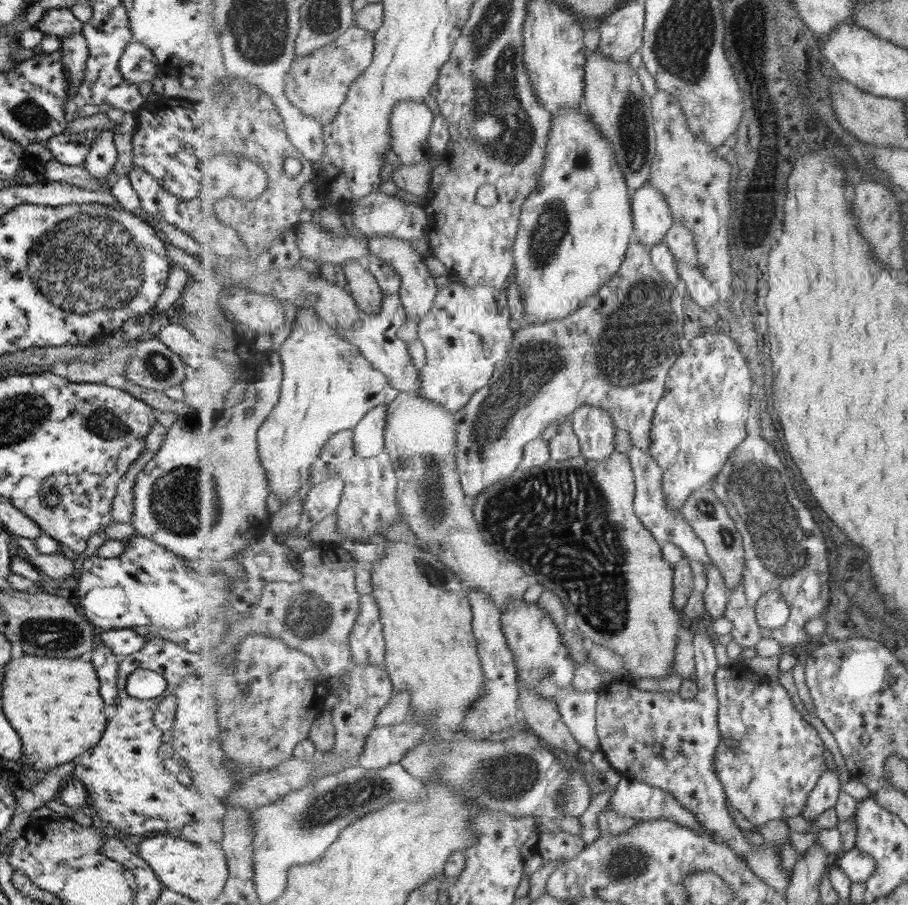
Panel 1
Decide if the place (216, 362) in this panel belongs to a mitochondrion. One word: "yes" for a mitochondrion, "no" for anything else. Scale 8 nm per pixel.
no

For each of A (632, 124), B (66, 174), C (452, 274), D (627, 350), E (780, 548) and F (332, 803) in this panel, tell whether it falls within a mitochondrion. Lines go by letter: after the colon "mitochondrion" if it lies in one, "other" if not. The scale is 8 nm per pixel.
A: mitochondrion
B: other
C: other
D: mitochondrion
E: mitochondrion
F: mitochondrion

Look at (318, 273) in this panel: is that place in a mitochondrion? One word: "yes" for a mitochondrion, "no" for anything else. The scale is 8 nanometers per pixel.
no

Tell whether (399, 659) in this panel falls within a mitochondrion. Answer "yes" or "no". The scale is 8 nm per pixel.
no

